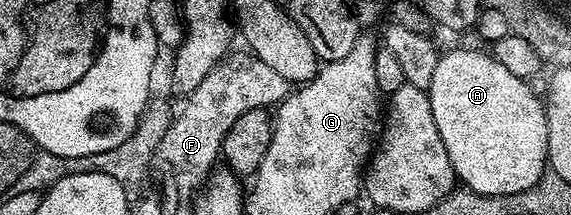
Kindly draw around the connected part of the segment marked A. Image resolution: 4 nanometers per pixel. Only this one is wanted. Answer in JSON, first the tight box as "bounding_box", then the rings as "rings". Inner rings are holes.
{"bounding_box":[428,49,548,195],"rings":[[[454,49],[451,53],[443,52],[436,63],[436,71],[432,74],[432,81],[428,90],[432,119],[436,121],[436,131],[440,131],[440,139],[444,139],[444,147],[448,151],[448,159],[454,168],[455,178],[465,188],[480,195],[512,195],[525,189],[530,189],[542,177],[548,169],[548,119],[546,118],[546,106],[543,98],[538,97],[529,89],[527,82],[521,77],[512,75],[504,63],[500,63],[489,52],[477,53],[474,49]]]}

